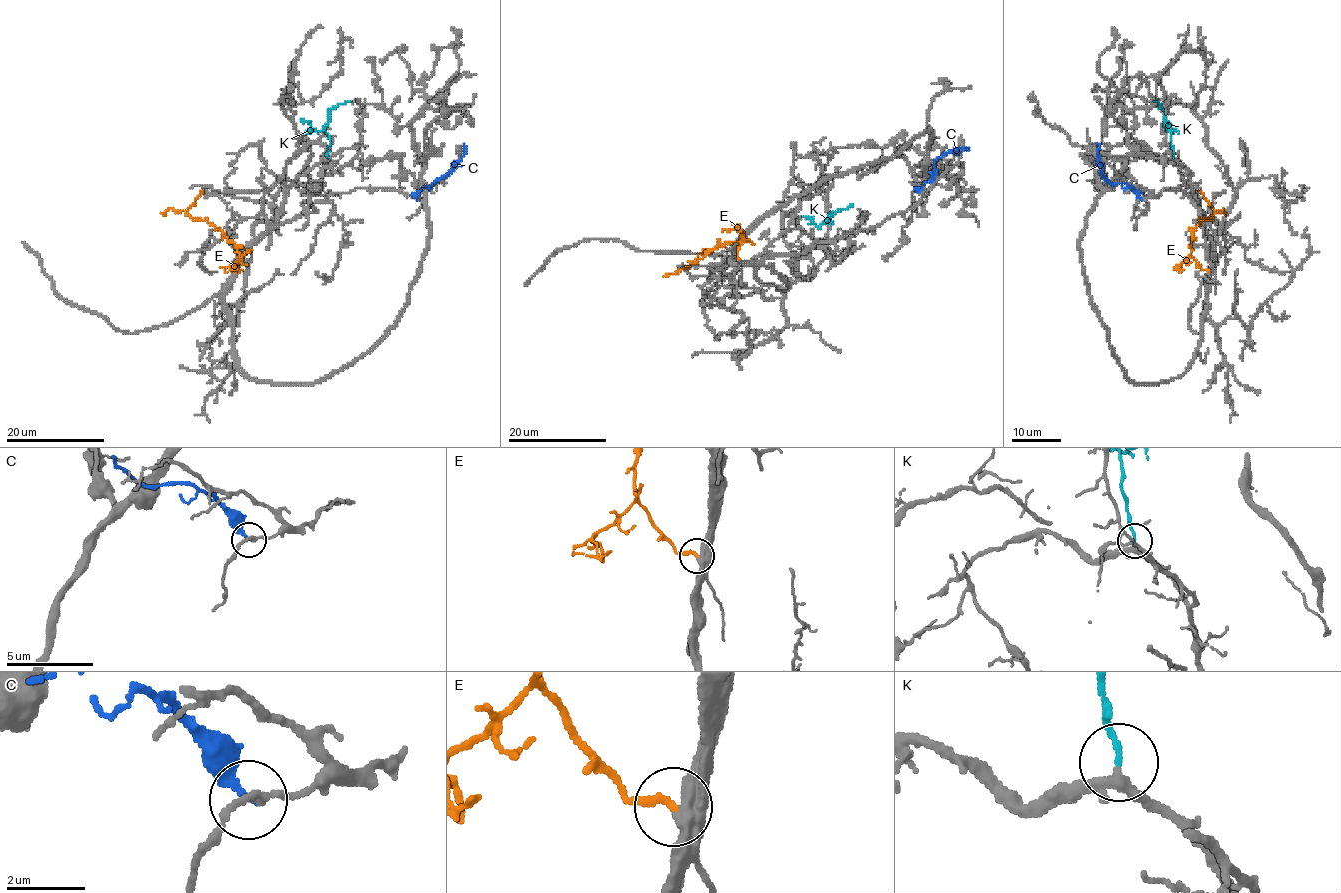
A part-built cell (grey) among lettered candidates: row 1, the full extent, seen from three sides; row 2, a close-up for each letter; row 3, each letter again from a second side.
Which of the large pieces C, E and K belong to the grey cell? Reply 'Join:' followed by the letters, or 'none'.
Join: E, K

